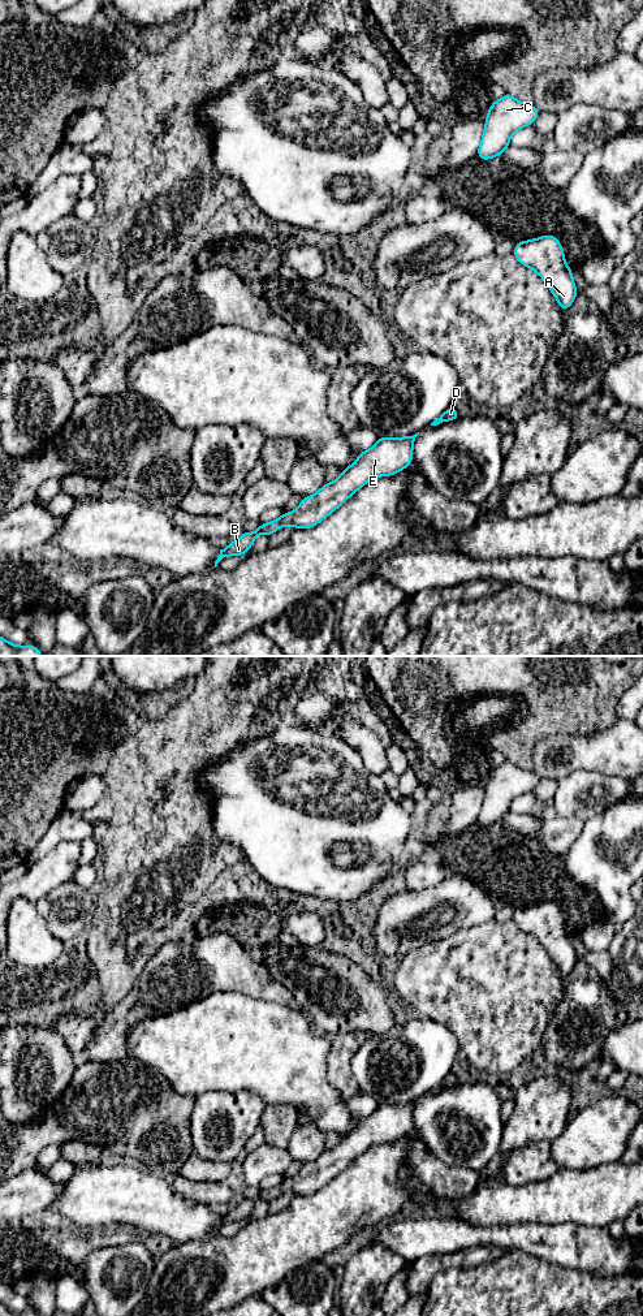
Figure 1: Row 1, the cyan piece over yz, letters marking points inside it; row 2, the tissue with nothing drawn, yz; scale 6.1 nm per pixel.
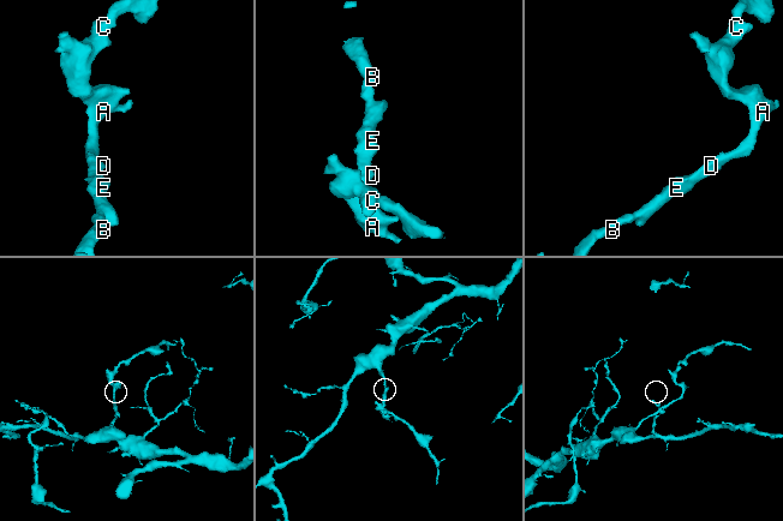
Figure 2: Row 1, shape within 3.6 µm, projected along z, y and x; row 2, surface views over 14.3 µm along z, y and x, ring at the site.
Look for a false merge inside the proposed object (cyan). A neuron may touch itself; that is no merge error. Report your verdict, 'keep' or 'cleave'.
keep

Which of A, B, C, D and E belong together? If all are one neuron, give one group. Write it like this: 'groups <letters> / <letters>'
groups A B C D E

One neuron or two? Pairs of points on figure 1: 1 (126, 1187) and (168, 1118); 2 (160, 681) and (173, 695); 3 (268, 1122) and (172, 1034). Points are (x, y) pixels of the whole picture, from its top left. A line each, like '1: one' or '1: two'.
1: two
2: two
3: two

